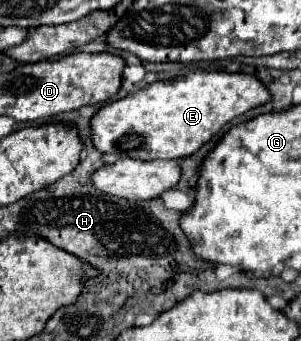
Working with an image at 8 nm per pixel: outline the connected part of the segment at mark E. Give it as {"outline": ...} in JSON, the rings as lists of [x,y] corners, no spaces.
{"outline":[[[192,71],[168,81],[154,81],[134,95],[100,107],[90,119],[90,139],[100,153],[116,153],[140,161],[178,161],[198,151],[228,121],[266,101],[270,101],[270,93],[254,75]]]}

